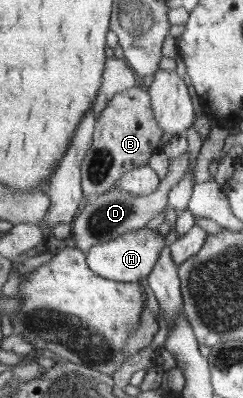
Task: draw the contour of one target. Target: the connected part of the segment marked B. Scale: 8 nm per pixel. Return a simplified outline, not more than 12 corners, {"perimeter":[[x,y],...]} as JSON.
{"perimeter":[[149,89],[118,93],[96,119],[84,195],[149,165],[165,130]]}

